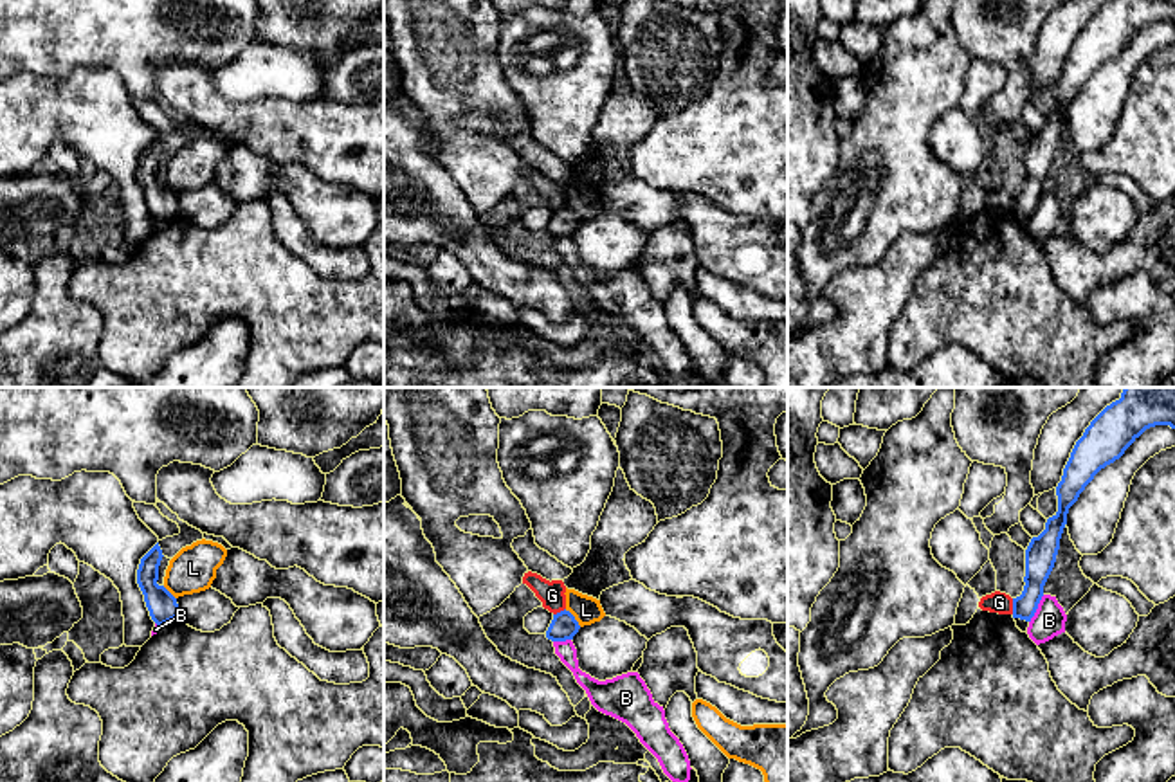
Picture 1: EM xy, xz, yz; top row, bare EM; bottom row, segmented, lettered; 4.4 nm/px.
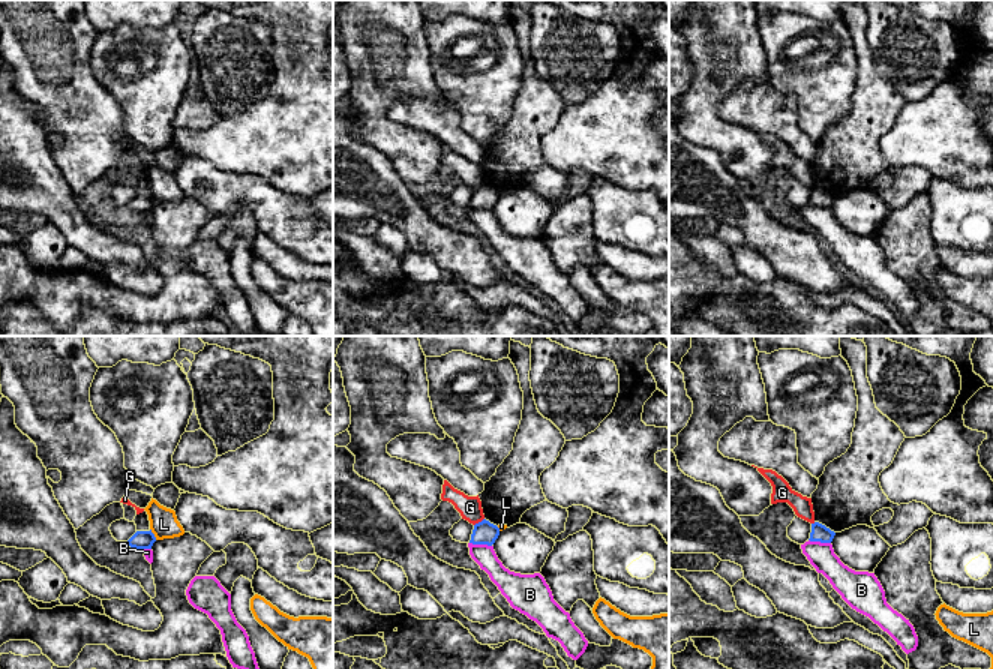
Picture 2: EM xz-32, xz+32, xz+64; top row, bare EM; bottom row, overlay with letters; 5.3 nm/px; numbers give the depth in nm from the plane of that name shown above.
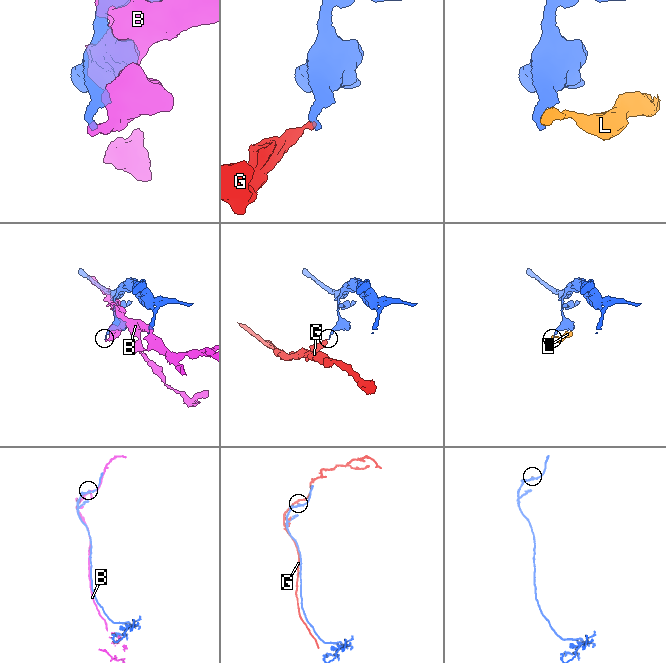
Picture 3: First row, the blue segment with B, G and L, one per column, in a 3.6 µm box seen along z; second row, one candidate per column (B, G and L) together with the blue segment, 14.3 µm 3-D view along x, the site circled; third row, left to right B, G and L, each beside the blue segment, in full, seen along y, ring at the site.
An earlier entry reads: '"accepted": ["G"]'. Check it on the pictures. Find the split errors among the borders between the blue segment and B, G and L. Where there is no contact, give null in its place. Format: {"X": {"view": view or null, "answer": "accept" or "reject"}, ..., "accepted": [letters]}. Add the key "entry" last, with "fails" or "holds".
{"B": {"view": "yz", "answer": "reject"}, "G": {"view": "yz", "answer": "reject"}, "L": {"view": "xz", "answer": "reject"}, "accepted": [], "entry": "fails"}

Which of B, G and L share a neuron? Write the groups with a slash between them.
B / G / L

